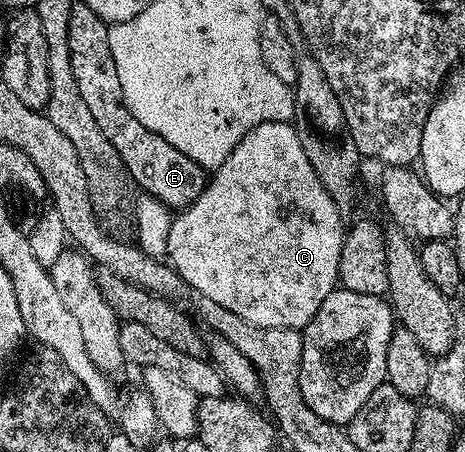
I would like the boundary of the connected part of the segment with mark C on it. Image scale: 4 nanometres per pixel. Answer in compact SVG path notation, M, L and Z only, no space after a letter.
M292 122L264 123L251 129L251 133L247 133L243 137L243 141L239 141L239 145L235 145L235 149L227 157L227 161L223 161L223 165L212 172L211 178L201 191L199 198L174 218L167 233L167 262L174 271L179 273L179 277L183 277L186 288L193 290L194 287L201 299L210 299L215 301L215 305L223 305L223 309L231 309L231 313L235 313L235 317L243 317L243 321L247 321L251 325L271 329L283 329L284 327L304 329L311 321L311 317L315 317L319 305L323 305L327 293L331 293L338 286L339 257L347 230L346 224L341 224L341 219L343 219L343 212L335 205L335 201L323 185L323 181L319 181L315 169L311 169L311 161L307 161L307 153L303 153L303 145L299 145L296 126Z

